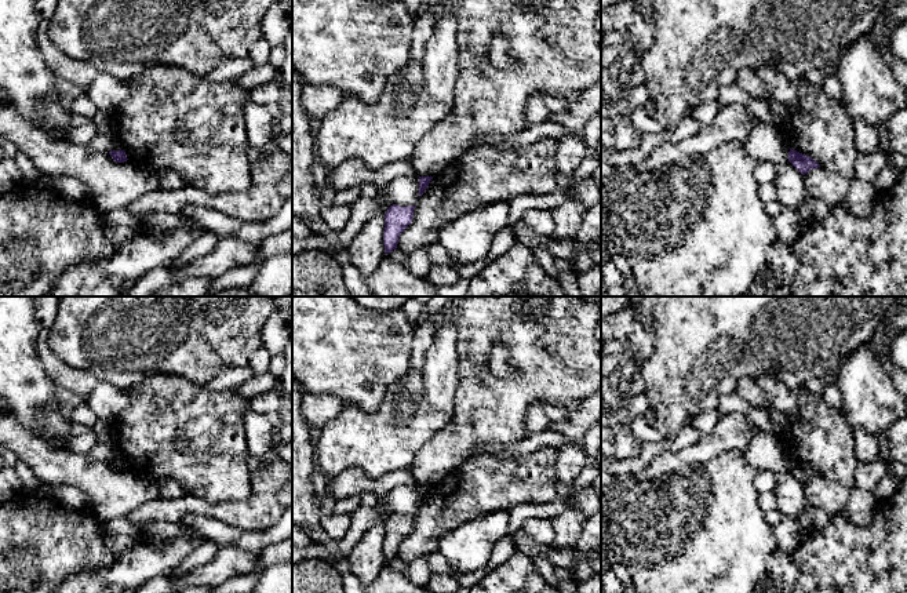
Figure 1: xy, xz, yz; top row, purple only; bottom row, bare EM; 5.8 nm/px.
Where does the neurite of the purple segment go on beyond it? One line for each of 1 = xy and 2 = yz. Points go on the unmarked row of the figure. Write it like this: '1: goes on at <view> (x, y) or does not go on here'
1: does not go on here
2: does not go on here

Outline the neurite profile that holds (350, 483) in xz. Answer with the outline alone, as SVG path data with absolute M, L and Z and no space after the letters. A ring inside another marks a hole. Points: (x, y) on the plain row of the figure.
M351 469L334 477L328 485L328 491L335 499L360 496L367 492L383 496L398 485L409 485L414 483L416 483L416 480L409 469L389 472L376 480L368 477L361 470Z

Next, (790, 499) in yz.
M790 472L776 473L776 509L786 517L797 519L808 505L804 484Z

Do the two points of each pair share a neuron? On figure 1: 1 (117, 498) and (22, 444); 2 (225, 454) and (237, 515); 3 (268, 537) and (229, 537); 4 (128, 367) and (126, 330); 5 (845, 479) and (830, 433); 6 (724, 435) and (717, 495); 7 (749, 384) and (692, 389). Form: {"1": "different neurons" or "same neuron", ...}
{"1": "same neuron", "2": "different neurons", "3": "same neuron", "4": "same neuron", "5": "same neuron", "6": "different neurons", "7": "different neurons"}

